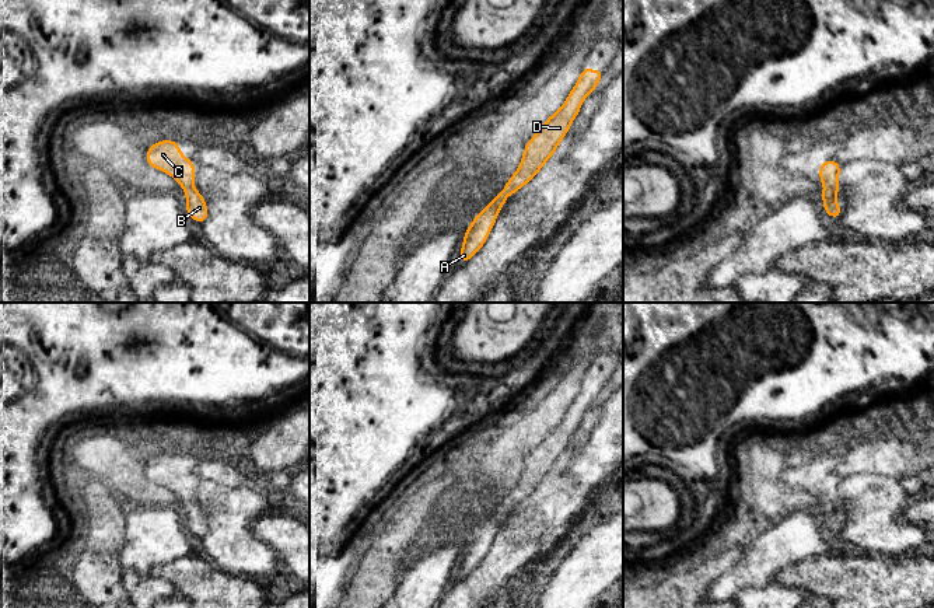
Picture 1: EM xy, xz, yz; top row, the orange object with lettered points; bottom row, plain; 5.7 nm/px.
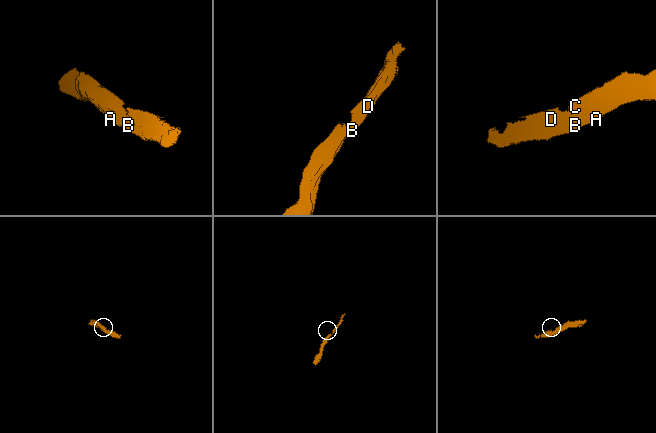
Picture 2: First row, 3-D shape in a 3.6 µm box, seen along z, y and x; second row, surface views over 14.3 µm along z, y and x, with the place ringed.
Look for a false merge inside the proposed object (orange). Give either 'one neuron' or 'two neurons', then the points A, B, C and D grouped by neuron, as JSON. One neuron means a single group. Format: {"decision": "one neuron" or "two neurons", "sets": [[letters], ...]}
{"decision": "one neuron", "sets": [["A", "B", "C", "D"]]}

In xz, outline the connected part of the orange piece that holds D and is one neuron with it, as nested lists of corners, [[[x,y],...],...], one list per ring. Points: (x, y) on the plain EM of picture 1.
[[[583,381],[581,391],[569,408],[563,420],[543,437],[535,450],[527,457],[522,475],[515,488],[508,493],[503,506],[476,530],[463,551],[459,566],[459,576],[469,574],[487,553],[500,523],[506,513],[528,497],[552,471],[560,454],[567,448],[573,433],[578,429],[585,410],[591,408],[599,396],[605,384],[590,384]]]

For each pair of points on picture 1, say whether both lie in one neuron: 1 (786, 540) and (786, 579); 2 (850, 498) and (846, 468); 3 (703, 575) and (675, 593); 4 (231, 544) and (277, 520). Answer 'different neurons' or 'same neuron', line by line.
1: different neurons
2: different neurons
3: same neuron
4: different neurons

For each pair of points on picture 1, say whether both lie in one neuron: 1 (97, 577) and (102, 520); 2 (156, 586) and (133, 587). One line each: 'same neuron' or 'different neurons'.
1: same neuron
2: same neuron

